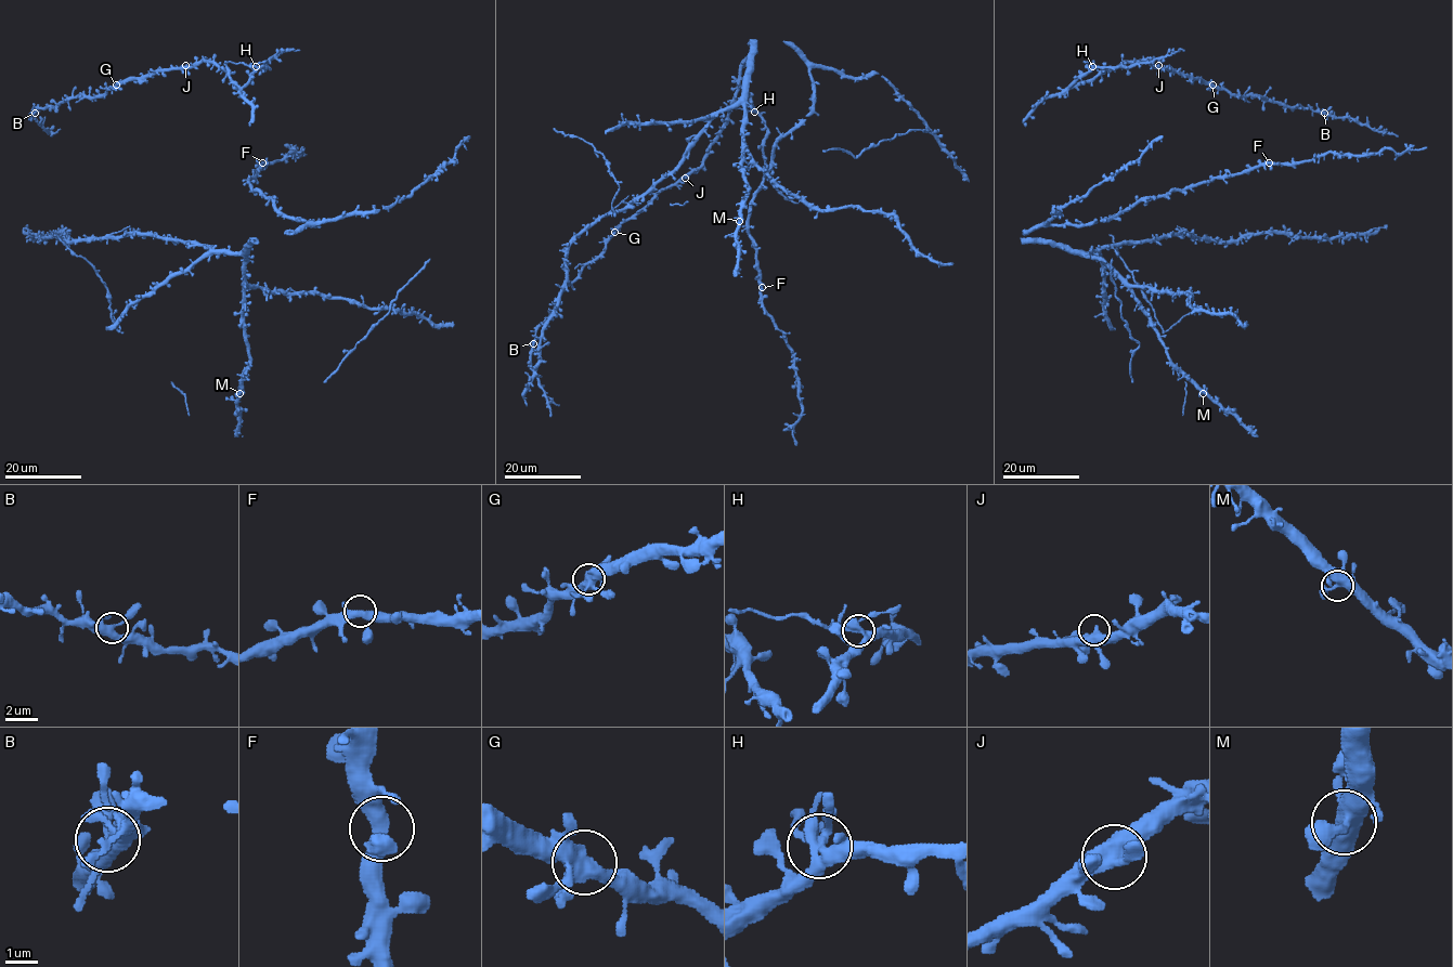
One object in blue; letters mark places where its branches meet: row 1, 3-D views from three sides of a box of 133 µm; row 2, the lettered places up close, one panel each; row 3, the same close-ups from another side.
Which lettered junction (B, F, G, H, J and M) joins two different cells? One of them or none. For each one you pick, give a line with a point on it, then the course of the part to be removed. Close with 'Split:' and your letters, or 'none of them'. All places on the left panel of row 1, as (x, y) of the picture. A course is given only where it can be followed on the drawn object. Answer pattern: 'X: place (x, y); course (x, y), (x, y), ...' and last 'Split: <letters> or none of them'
H: place (256, 66); course (256, 66), (224, 62)
Split: H

